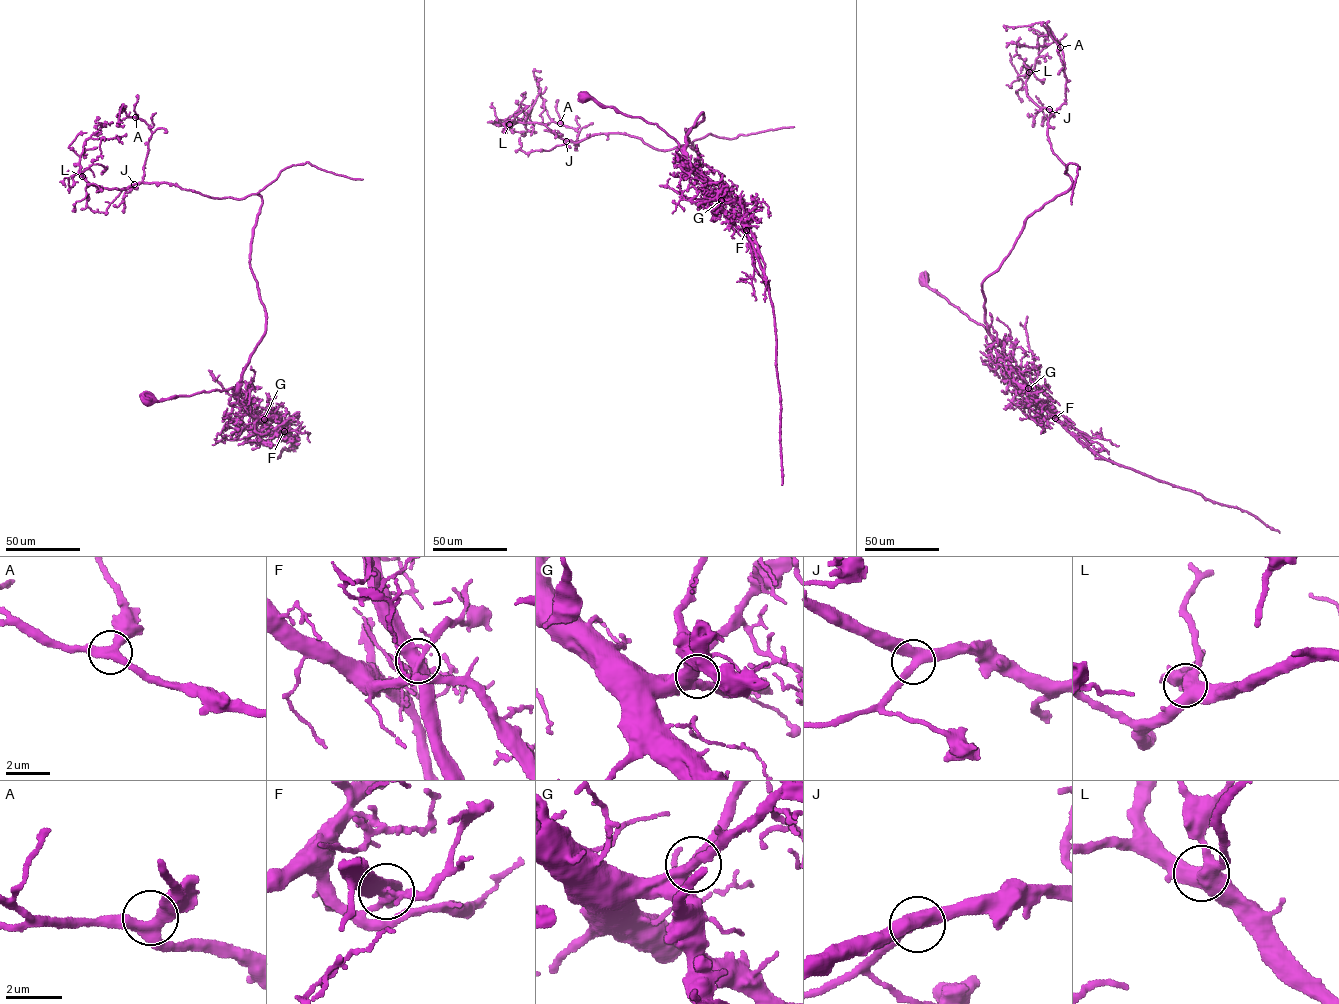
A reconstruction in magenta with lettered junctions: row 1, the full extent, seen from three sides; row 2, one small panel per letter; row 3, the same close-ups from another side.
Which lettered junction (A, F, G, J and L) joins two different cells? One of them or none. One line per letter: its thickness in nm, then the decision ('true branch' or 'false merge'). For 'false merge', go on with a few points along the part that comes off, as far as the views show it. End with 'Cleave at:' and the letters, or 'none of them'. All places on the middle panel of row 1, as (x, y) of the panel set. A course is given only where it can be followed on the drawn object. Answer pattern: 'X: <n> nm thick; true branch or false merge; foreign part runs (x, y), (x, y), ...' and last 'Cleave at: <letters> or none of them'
A: 360 nm thick; true branch
F: 440 nm thick; false merge; foreign part runs (746, 230), (766, 282), (774, 317), (780, 408), (781, 484)
G: 440 nm thick; true branch
J: 380 nm thick; true branch
L: 440 nm thick; true branch
Cleave at: F

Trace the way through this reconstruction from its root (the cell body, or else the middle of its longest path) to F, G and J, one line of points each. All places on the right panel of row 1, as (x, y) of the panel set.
F: (924, 278), (929, 288), (982, 325), (1034, 396), (1055, 418)
G: (924, 278), (929, 288), (982, 325), (1028, 388)
J: (924, 278), (992, 336), (982, 282), (1011, 250), (1024, 220), (1072, 184), (1049, 142), (1049, 109)

